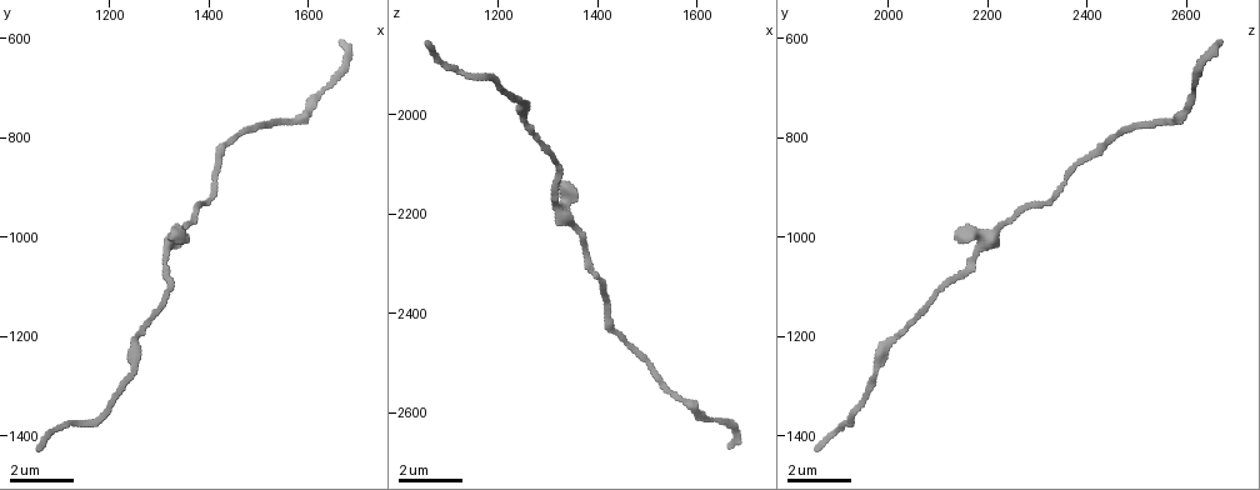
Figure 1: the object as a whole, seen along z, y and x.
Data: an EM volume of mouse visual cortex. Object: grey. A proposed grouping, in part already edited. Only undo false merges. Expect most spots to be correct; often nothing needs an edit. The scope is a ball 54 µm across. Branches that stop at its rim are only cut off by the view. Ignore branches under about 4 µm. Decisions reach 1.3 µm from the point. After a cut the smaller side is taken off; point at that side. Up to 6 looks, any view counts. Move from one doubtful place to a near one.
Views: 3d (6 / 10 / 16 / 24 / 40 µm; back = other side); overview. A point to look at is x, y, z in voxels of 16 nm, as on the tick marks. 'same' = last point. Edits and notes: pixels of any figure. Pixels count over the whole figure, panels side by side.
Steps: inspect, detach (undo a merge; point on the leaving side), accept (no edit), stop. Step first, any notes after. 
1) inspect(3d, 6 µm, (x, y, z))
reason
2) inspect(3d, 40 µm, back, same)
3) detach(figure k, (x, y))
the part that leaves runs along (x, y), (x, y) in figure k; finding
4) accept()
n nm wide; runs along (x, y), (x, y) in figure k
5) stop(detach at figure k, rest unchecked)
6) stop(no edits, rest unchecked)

inspect(3d, 16 µm, (1365, 970, 2240))

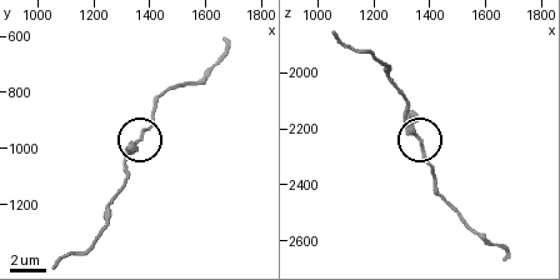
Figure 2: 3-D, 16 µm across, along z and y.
accept()
all the same neuron

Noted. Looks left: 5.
inspect(3d, 10 µm, (1525, 775, 2540))
sudden change in width

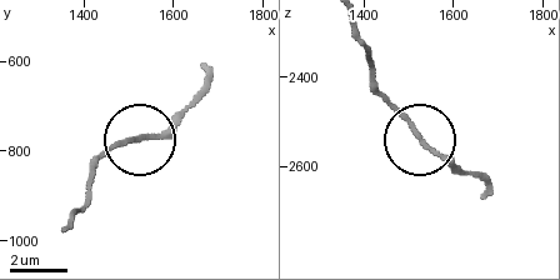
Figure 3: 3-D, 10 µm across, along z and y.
accept()
runs along (355, 24), (379, 95), (476, 179) in figure 3; one neuron here

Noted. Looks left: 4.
inspect(3d, 10 µm, (1265, 1190, 2040))
sudden change in width

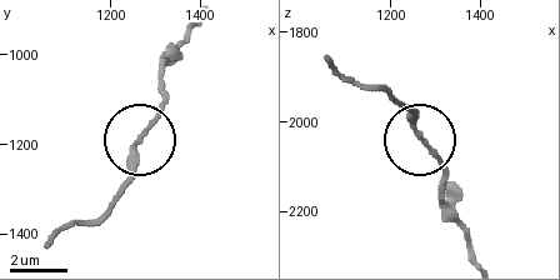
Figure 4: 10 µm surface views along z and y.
accept()
runs along (459, 224), (445, 198), (443, 169), (398, 100) in figure 4; one neuron here

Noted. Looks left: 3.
stop(no edits, rest unchecked)

